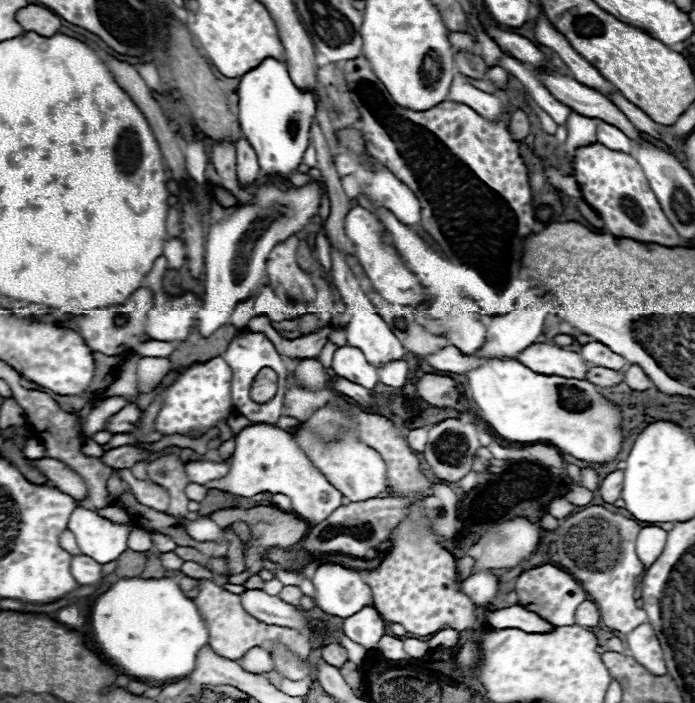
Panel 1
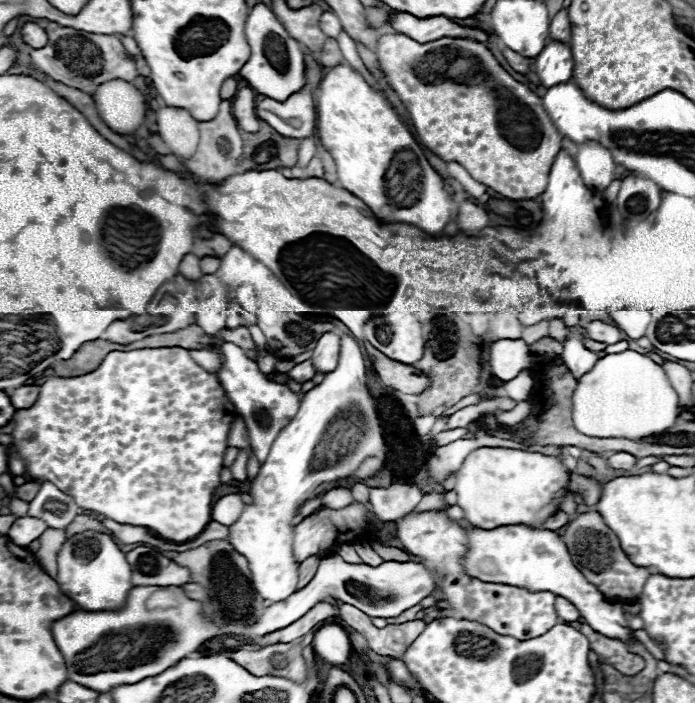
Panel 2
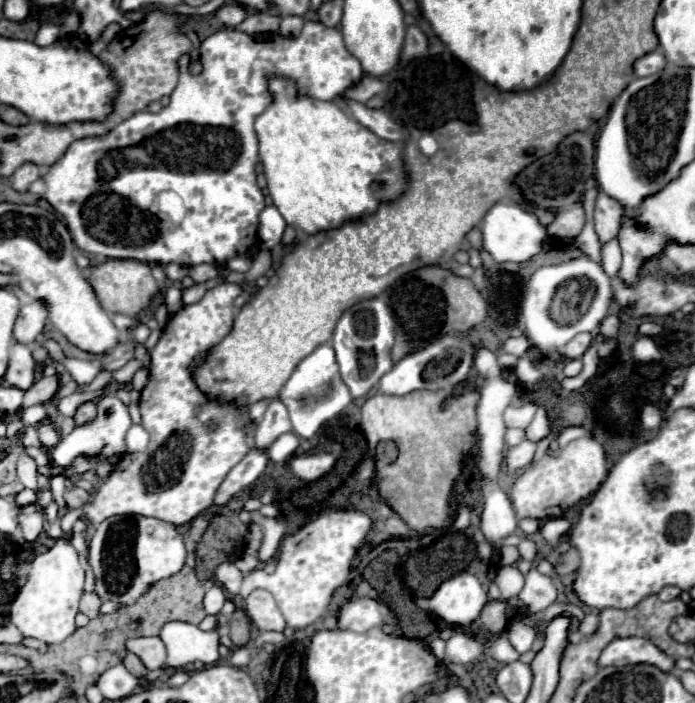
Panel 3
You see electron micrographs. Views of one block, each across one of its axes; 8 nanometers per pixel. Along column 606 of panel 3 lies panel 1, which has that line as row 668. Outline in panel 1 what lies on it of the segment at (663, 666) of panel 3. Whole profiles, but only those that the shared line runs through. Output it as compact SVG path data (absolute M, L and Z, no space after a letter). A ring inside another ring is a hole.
M640 624L626 636L626 644L632 652L632 658L642 664L650 674L664 676L666 664L662 658L662 648L658 644L658 638L650 624Z

